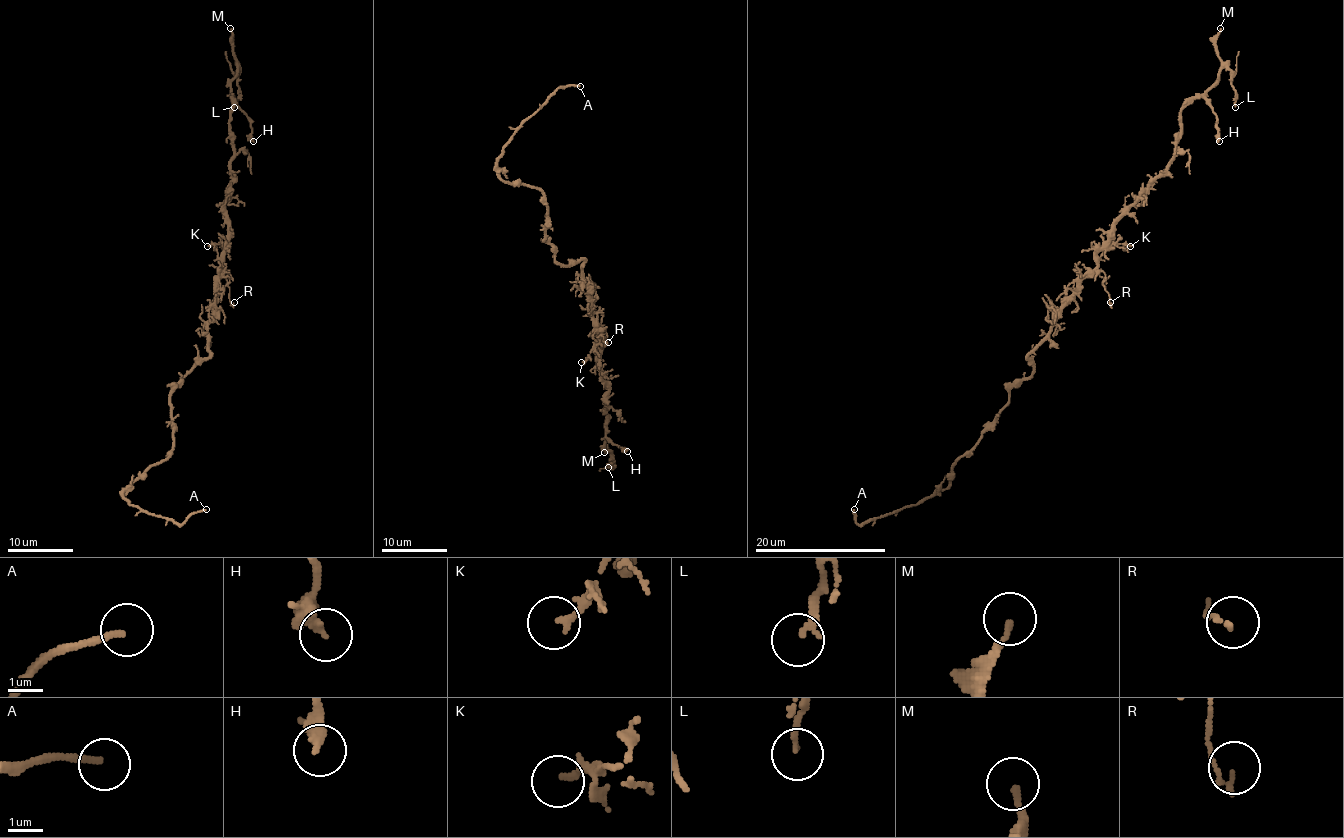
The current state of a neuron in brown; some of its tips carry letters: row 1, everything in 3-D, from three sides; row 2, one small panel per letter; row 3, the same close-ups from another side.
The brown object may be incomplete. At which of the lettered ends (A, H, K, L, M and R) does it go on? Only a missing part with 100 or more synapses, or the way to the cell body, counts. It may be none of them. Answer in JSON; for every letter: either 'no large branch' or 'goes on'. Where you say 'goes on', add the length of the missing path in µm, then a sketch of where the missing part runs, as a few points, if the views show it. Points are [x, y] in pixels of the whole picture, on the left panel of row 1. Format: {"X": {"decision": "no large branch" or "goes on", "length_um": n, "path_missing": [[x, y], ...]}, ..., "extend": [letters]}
{"A": {"decision": "goes on", "length_um": 10, "path_missing": [[206, 509], [248, 515], [262, 534]]}, "H": {"decision": "no large branch"}, "K": {"decision": "no large branch"}, "L": {"decision": "no large branch"}, "M": {"decision": "no large branch"}, "R": {"decision": "no large branch"}, "extend": ["A"]}

